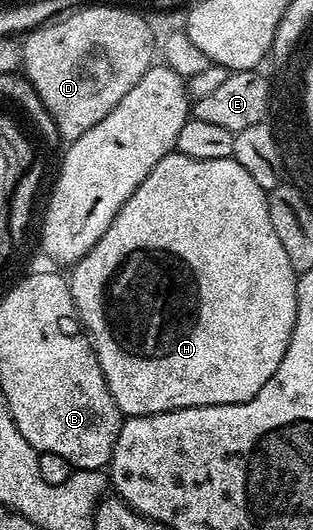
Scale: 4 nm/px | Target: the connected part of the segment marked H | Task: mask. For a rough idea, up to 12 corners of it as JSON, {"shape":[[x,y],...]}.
{"shape":[[161,159],[70,266],[124,418],[245,403],[297,319],[267,194]]}

